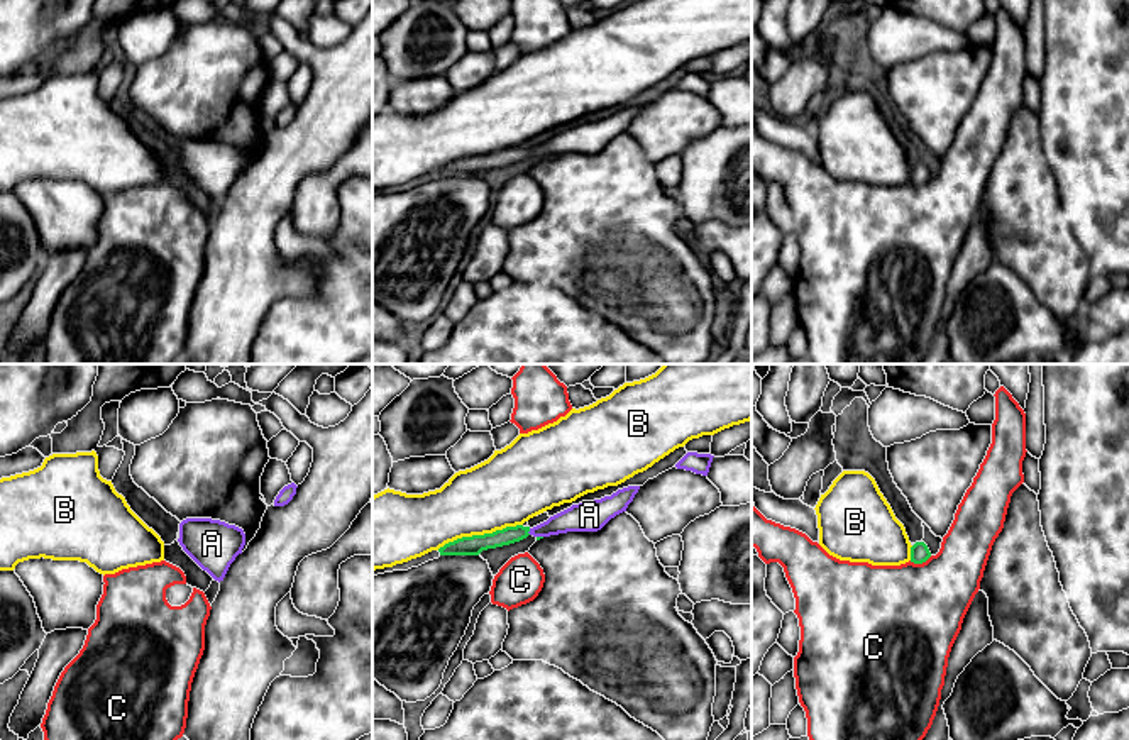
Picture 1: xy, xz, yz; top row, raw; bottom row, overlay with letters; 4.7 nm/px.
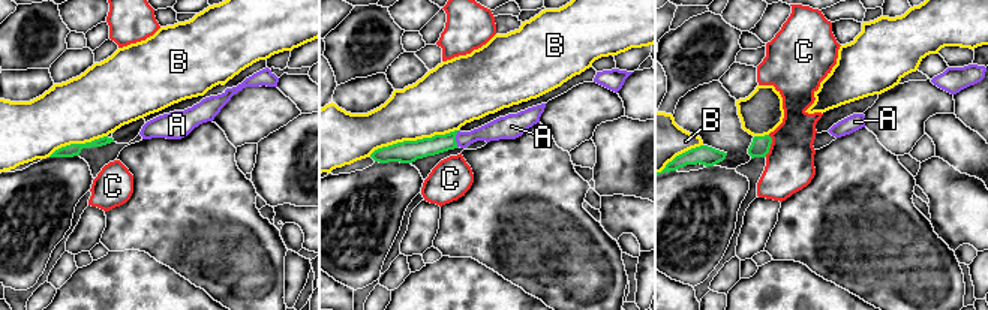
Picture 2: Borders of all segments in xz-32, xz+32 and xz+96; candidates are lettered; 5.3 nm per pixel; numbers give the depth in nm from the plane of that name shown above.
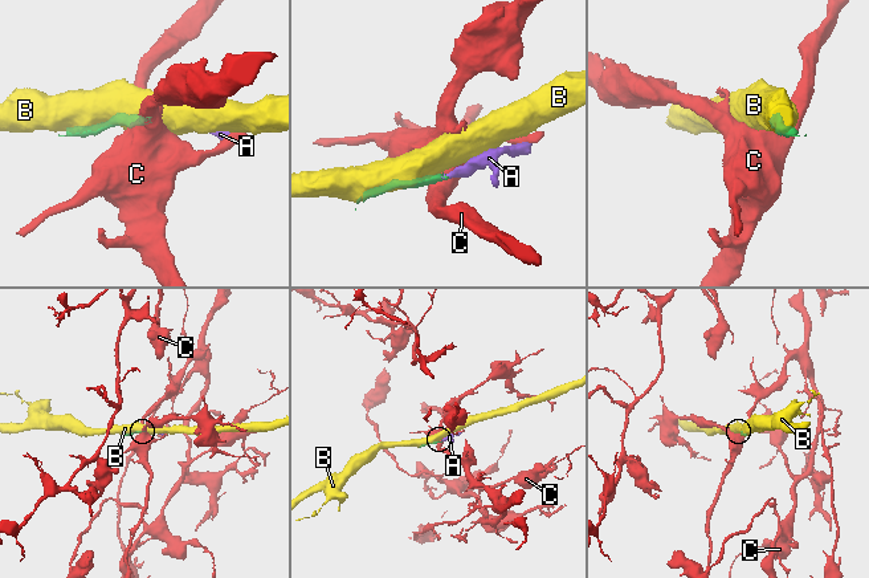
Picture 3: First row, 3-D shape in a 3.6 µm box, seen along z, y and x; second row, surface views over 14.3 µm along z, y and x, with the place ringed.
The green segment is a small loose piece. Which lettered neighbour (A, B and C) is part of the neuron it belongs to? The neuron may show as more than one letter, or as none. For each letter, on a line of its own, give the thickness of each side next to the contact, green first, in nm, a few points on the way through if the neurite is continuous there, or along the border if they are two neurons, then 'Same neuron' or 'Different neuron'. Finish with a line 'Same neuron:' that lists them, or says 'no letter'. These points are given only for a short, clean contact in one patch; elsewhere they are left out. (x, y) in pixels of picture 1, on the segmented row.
A: Thickness 80 nm (green) against 130 nm. Path across: xz (508, 535), (528, 530), (544, 530), (579, 517). Same neuron
B: Thickness 100 nm (green) against 340 nm. Different neuron
C: Thickness 90 nm (green) against 480 nm. Boundary: yz (931, 556), (921, 563), (909, 561). Different neuron
Same neuron: A

